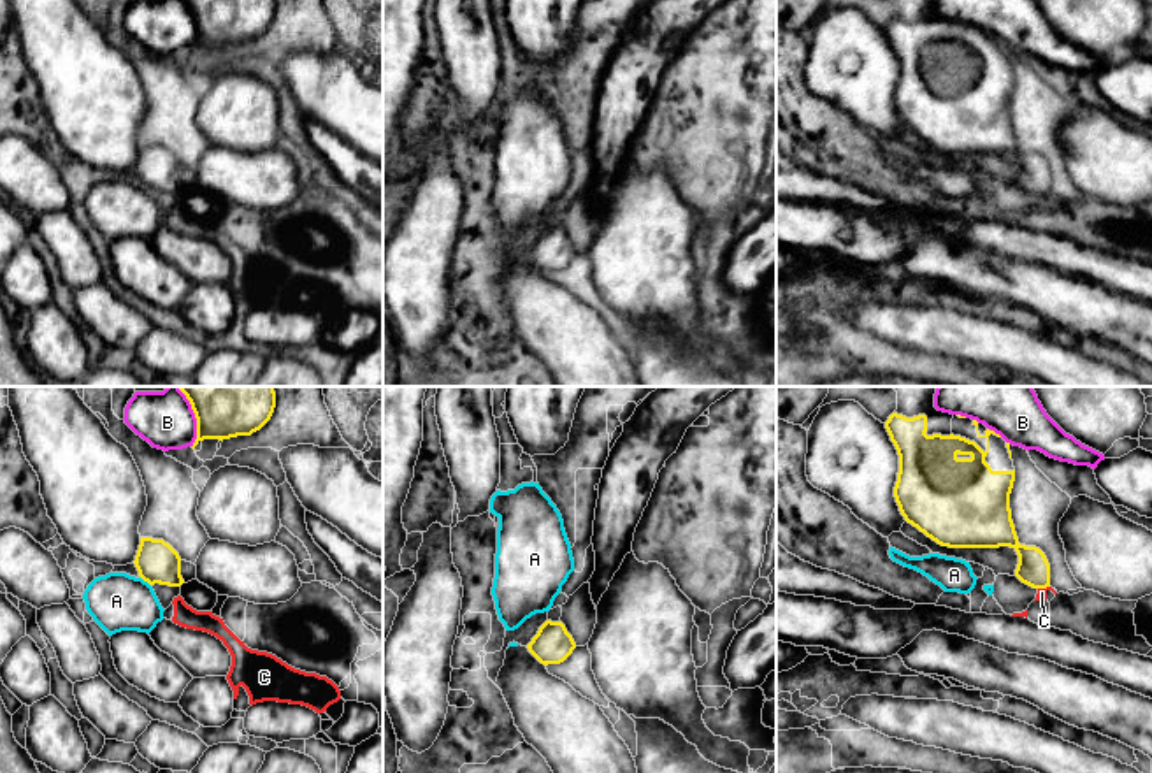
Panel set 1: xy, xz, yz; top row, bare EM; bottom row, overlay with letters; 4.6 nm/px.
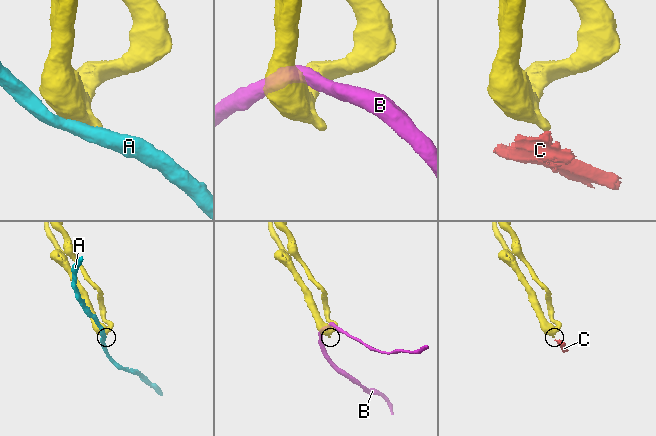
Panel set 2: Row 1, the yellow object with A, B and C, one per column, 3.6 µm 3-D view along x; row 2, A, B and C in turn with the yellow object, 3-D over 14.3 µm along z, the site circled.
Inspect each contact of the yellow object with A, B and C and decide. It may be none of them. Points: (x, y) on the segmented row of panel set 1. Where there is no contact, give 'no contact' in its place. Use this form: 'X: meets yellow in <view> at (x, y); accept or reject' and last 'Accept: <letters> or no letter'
A: meets yellow in xy at (146, 580); reject
B: meets yellow in xy at (195, 417); reject
C: meets yellow in yz at (1044, 587); reject
Accept: no letter

